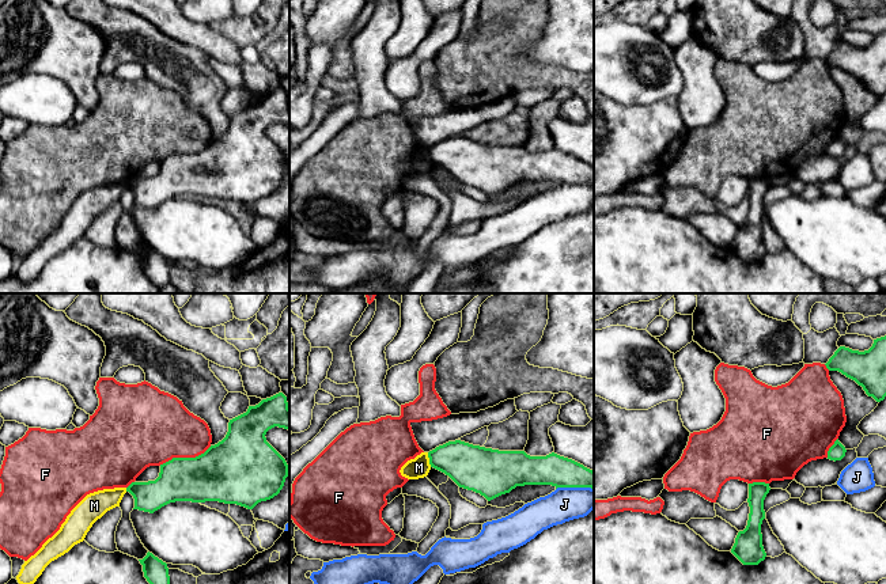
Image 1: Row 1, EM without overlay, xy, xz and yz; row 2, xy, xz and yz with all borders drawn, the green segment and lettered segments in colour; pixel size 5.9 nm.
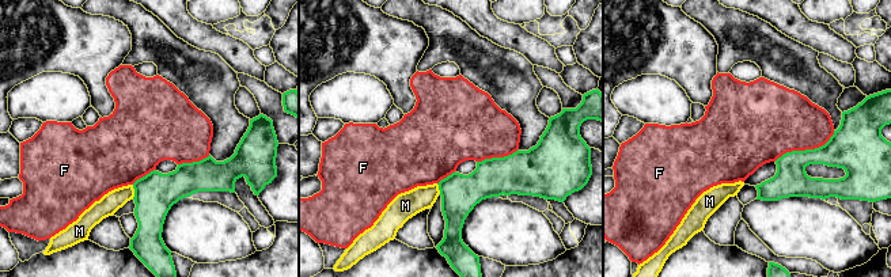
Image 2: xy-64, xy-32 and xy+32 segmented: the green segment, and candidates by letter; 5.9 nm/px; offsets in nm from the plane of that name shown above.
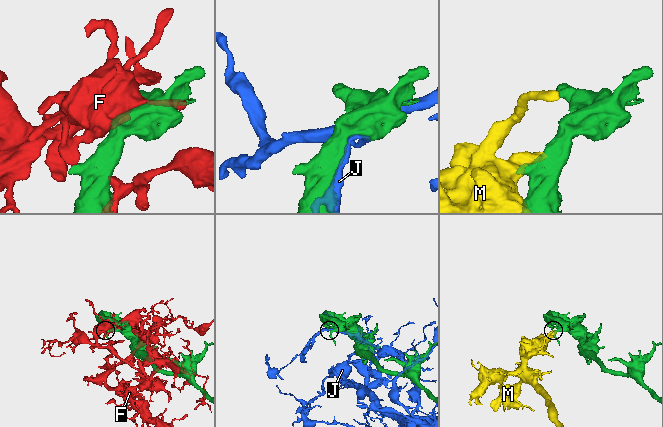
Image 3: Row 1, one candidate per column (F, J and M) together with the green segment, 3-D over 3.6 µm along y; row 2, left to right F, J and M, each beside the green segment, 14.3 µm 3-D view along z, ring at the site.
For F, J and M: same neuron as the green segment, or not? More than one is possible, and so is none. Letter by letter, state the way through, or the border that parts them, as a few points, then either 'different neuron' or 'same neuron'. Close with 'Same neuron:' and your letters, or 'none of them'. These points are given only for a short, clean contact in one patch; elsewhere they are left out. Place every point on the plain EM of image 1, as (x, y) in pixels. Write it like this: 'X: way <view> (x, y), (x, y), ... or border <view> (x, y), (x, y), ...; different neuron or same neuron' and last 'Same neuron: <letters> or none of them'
F: different neuron
J: different neuron
M: border xz (427, 148), (431, 162); different neuron
Same neuron: none of them

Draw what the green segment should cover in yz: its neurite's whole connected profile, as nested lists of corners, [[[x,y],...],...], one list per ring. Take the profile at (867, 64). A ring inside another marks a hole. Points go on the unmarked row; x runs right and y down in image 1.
[[[886,31],[874,35],[868,46],[840,42],[825,60],[863,83],[868,92],[881,98],[886,92]]]

